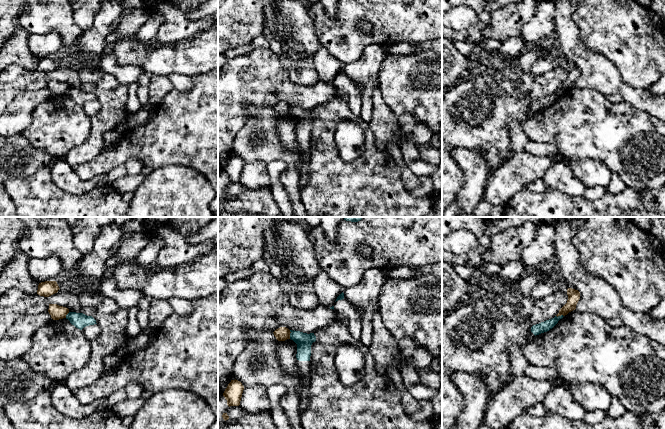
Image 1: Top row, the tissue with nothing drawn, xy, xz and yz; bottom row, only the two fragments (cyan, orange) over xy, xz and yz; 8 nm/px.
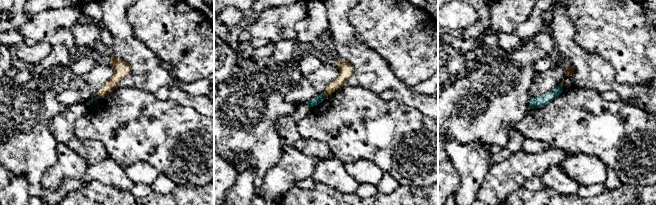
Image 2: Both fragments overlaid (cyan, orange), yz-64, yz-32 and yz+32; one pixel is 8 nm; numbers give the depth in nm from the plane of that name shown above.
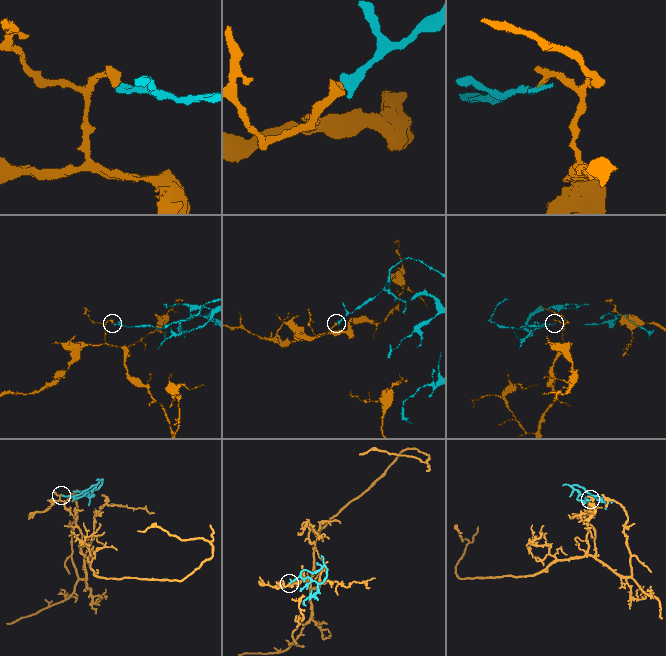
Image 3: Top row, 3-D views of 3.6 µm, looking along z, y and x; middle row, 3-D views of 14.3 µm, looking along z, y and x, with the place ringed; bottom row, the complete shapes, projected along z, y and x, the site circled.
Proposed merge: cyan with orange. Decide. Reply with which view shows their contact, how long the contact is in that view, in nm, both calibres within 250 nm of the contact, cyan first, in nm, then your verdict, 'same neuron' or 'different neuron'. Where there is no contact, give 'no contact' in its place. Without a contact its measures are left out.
contact in xz; length 70 nm; calibres 130 and 110 nm; different neuron

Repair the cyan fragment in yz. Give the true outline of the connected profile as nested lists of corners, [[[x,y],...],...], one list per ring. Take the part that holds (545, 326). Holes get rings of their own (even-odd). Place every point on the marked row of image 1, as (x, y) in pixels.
[[[561,315],[561,316],[555,316],[554,318],[552,319],[549,319],[549,320],[546,320],[544,322],[541,322],[539,324],[536,324],[536,325],[533,325],[531,327],[531,332],[536,336],[536,335],[539,335],[541,333],[544,333],[544,332],[547,332],[549,331],[550,329],[552,329],[560,319],[562,319],[564,316]]]

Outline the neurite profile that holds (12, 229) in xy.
[[[0,217],[0,273],[20,249],[26,227],[18,217]]]

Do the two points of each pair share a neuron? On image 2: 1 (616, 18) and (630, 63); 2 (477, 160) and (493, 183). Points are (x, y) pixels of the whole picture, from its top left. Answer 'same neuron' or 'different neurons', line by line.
1: same neuron
2: different neurons

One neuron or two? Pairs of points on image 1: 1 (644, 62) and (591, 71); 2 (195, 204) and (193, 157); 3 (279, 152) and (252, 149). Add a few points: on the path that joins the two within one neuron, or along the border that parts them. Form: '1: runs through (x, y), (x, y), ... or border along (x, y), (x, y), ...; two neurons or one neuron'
1: border along (597, 53), (605, 56), (631, 85); two neurons
2: border along (170, 164), (183, 164), (193, 167), (207, 179); two neurons
3: runs through (272, 149), (259, 149); one neuron

